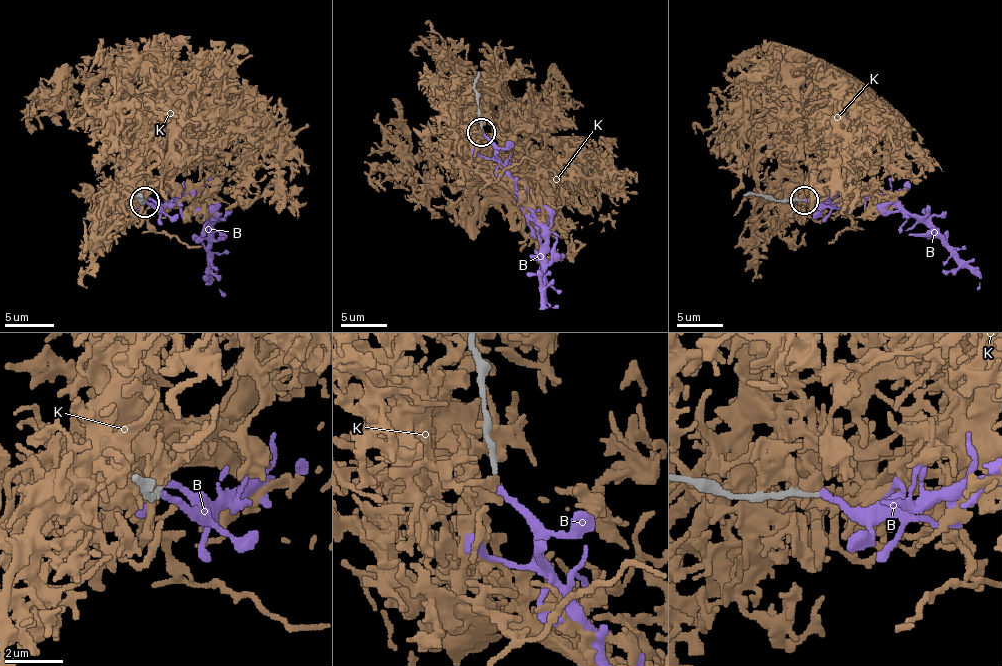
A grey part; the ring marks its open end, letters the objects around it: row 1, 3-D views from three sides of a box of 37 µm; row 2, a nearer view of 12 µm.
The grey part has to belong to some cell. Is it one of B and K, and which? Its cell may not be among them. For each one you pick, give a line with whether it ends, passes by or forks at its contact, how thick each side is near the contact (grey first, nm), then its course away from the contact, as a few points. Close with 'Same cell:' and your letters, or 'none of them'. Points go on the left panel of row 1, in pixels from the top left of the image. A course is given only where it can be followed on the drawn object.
Same cell: none of them

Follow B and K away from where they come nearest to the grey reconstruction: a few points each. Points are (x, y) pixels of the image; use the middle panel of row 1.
B: (482, 131), (491, 143), (494, 157), (510, 180), (519, 206), (542, 229), (542, 306), (559, 306)
K: (482, 124), (475, 120), (477, 155), (517, 192), (603, 183), (617, 206), (612, 227), (600, 231)

